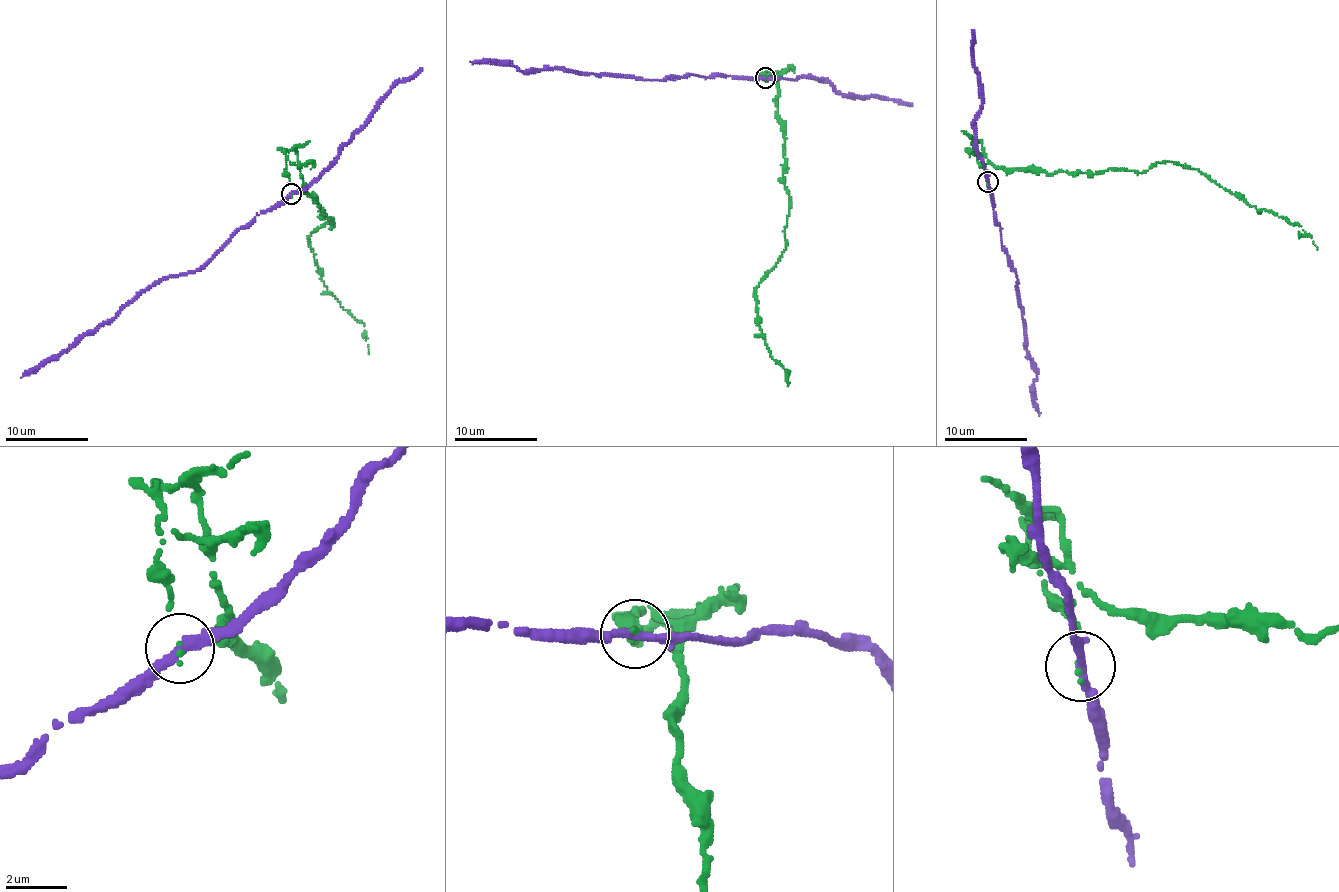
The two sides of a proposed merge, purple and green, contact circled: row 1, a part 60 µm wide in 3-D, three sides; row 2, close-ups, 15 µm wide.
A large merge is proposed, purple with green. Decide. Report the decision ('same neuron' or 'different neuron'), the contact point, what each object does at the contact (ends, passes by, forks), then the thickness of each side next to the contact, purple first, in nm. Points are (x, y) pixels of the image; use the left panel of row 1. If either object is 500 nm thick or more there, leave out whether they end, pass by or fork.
different neuron; at (291, 194); purple passes by; green ends there; 320 nm thick on the purple side, 140 nm on the other

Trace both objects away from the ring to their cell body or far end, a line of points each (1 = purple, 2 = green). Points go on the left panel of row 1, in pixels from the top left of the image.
1: (291, 193), (241, 226), (199, 269), (163, 277), (140, 290), (112, 319), (79, 335), (62, 352), (21, 377)
2: (291, 193), (288, 159), (333, 220), (311, 233), (311, 251), (329, 291), (364, 326), (368, 354)

